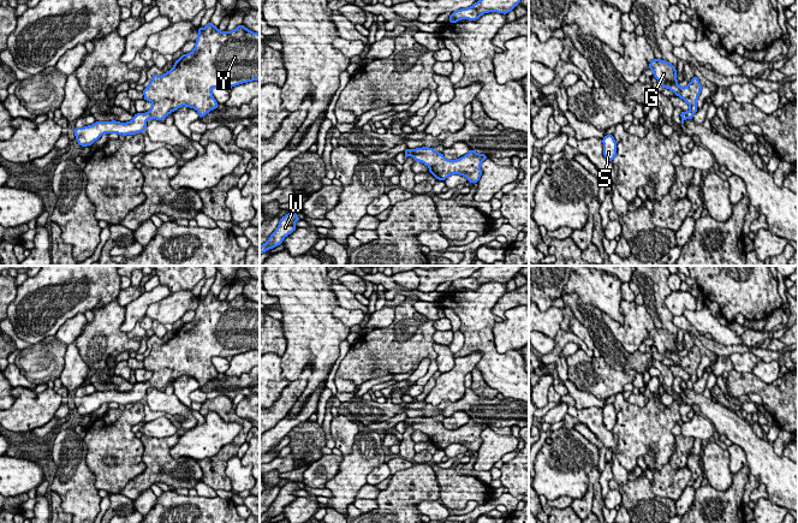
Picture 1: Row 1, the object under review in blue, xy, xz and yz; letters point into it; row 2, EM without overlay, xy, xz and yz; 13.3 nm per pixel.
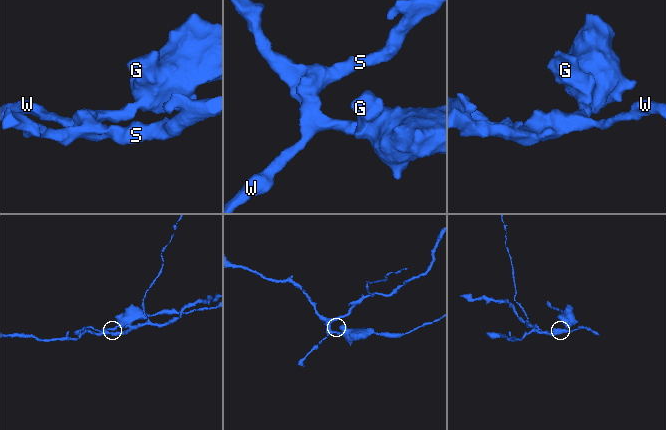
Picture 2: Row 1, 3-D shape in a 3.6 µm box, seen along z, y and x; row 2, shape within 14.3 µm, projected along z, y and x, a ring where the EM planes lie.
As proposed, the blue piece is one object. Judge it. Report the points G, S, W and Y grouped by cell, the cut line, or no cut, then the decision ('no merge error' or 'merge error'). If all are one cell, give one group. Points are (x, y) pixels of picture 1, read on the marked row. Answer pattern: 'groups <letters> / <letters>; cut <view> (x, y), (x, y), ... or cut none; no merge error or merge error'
groups G S W Y; cut none; no merge error

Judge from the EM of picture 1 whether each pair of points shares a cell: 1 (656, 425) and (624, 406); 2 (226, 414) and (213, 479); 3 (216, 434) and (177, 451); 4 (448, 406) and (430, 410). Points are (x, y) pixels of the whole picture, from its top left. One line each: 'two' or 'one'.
1: one
2: one
3: one
4: one

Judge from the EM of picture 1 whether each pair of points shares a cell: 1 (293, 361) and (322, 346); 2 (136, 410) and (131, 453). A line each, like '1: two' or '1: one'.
1: one
2: one

